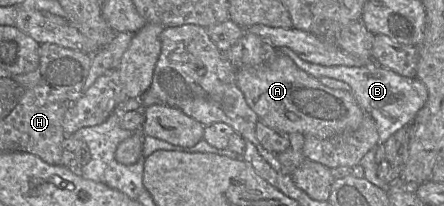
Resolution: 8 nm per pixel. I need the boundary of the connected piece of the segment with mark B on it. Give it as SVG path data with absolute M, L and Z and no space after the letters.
M286 47L280 48L279 52L282 52L285 56L289 57L299 69L314 78L330 77L343 81L349 85L350 92L355 100L365 113L369 114L374 119L378 132L377 144L364 155L360 160L359 165L364 169L365 179L375 186L387 190L390 185L386 184L377 176L378 166L375 160L377 149L395 132L408 126L416 113L424 106L428 98L428 91L425 85L416 77L409 78L399 75L391 70L376 65L373 61L371 61L371 64L362 67L341 65L323 66L302 60L296 53Z

